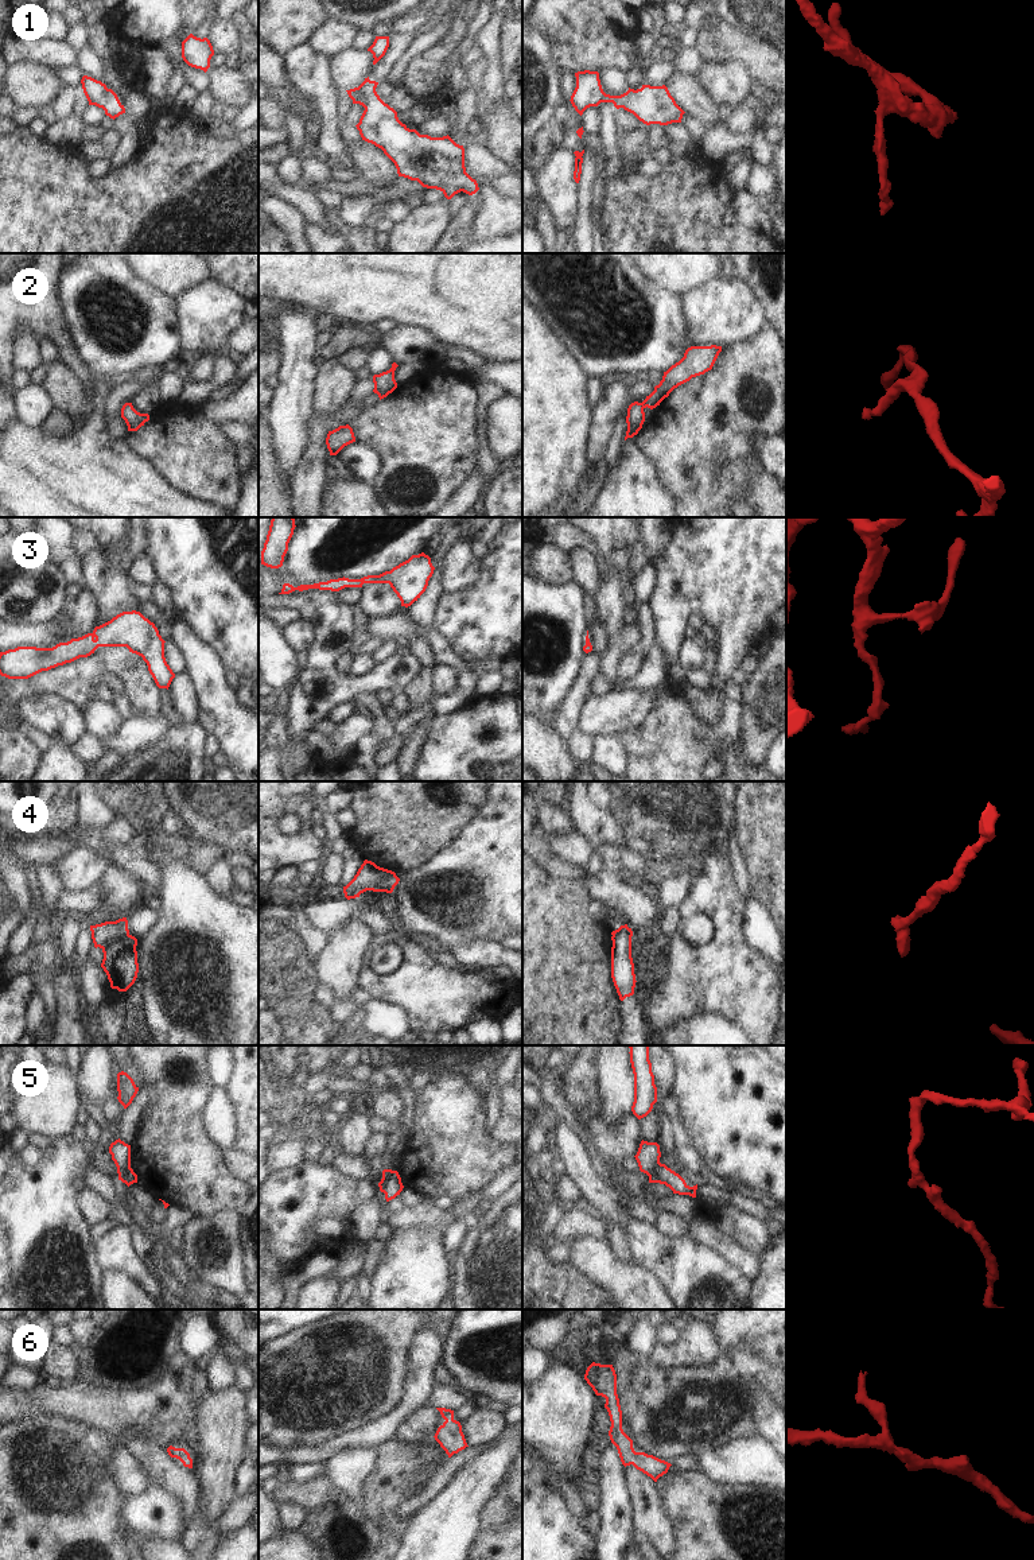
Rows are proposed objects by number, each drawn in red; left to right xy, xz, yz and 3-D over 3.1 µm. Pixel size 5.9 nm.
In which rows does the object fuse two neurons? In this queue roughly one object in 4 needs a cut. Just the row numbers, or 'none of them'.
4, 5.

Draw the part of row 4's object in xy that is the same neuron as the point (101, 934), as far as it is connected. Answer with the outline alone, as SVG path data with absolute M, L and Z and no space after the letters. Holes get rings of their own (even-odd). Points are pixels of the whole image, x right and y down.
M127 917L90 925L94 947L104 948L109 942L129 935Z

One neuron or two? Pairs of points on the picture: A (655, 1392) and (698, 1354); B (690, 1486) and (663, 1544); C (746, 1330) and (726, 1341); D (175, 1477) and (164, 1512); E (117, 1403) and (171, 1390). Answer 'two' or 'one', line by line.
A: two
B: two
C: one
D: two
E: one

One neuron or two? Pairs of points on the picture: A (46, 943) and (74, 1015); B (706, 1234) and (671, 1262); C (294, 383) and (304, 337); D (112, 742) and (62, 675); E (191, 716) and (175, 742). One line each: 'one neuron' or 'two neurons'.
A: two neurons
B: two neurons
C: one neuron
D: two neurons
E: one neuron

